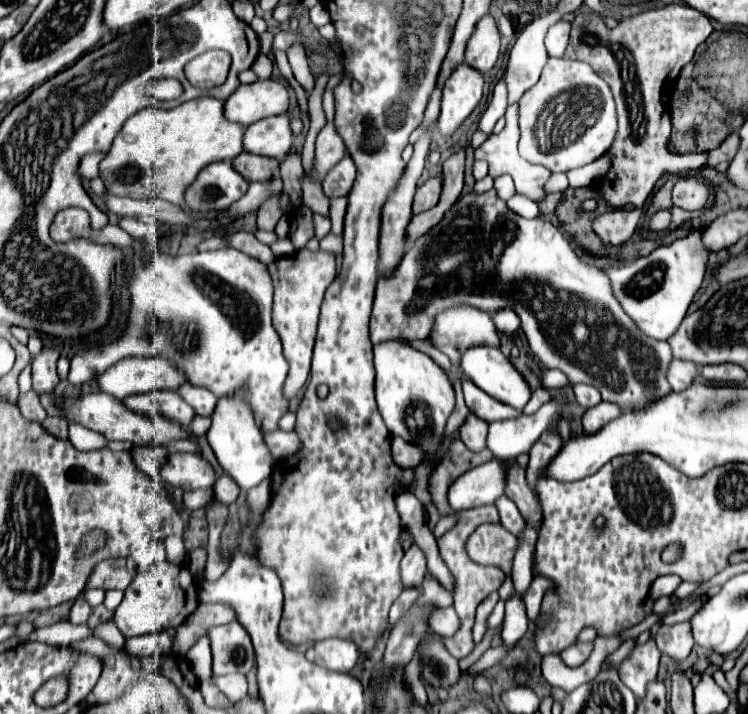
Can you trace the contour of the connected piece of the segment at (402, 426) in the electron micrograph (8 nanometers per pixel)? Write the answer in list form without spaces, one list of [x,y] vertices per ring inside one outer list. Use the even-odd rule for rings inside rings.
[[[402,341],[374,345],[374,367],[376,401],[388,431],[420,445],[426,455],[432,455],[440,447],[446,419],[454,409],[454,389],[448,375],[426,353]]]

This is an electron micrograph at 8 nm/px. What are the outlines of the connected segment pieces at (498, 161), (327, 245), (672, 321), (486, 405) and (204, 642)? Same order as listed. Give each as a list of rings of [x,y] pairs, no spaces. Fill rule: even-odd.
[[[508,109],[506,111],[506,127],[498,133],[498,135],[490,135],[478,149],[476,149],[476,159],[484,159],[488,163],[488,175],[492,179],[500,177],[500,175],[510,175],[514,179],[514,185],[516,185],[516,191],[530,197],[532,201],[540,201],[544,197],[544,183],[546,179],[552,175],[548,169],[544,169],[542,165],[532,165],[528,163],[526,159],[520,157],[518,153],[518,137],[520,137],[520,131],[518,131],[518,113],[516,109]]]
[[[328,233],[322,241],[320,241],[320,249],[322,251],[334,251],[336,257],[342,255],[342,237],[334,235],[334,233]]]
[[[694,229],[686,237],[676,239],[670,245],[654,249],[648,257],[640,257],[626,263],[616,263],[606,269],[612,281],[612,291],[624,307],[624,311],[636,321],[636,325],[654,339],[670,339],[680,327],[688,305],[702,285],[710,251],[702,241],[702,231]]]
[[[462,379],[462,389],[464,389],[464,399],[466,399],[468,409],[476,417],[480,417],[480,419],[484,419],[488,423],[498,421],[498,419],[512,419],[512,417],[522,415],[522,411],[512,409],[510,405],[504,405],[504,403],[492,399],[490,395],[486,395],[470,379]]]
[[[206,635],[197,641],[196,646],[190,648],[186,657],[199,681],[208,679],[212,675],[210,639]]]

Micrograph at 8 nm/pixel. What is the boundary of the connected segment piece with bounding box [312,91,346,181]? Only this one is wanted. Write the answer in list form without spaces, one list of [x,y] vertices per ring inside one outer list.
[[[332,91],[324,93],[324,111],[326,111],[326,127],[318,133],[316,139],[316,169],[312,171],[312,177],[316,181],[322,181],[324,175],[328,173],[330,165],[334,165],[336,159],[342,159],[346,155],[344,149],[344,141],[340,139],[340,135],[334,129],[334,99],[332,99]]]

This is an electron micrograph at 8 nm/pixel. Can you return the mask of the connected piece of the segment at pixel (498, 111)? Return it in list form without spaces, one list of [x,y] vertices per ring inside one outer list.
[[[498,81],[496,87],[494,87],[494,95],[492,95],[492,101],[488,103],[480,123],[478,123],[478,131],[490,135],[496,121],[504,115],[506,111],[506,89],[504,89],[504,81]]]

